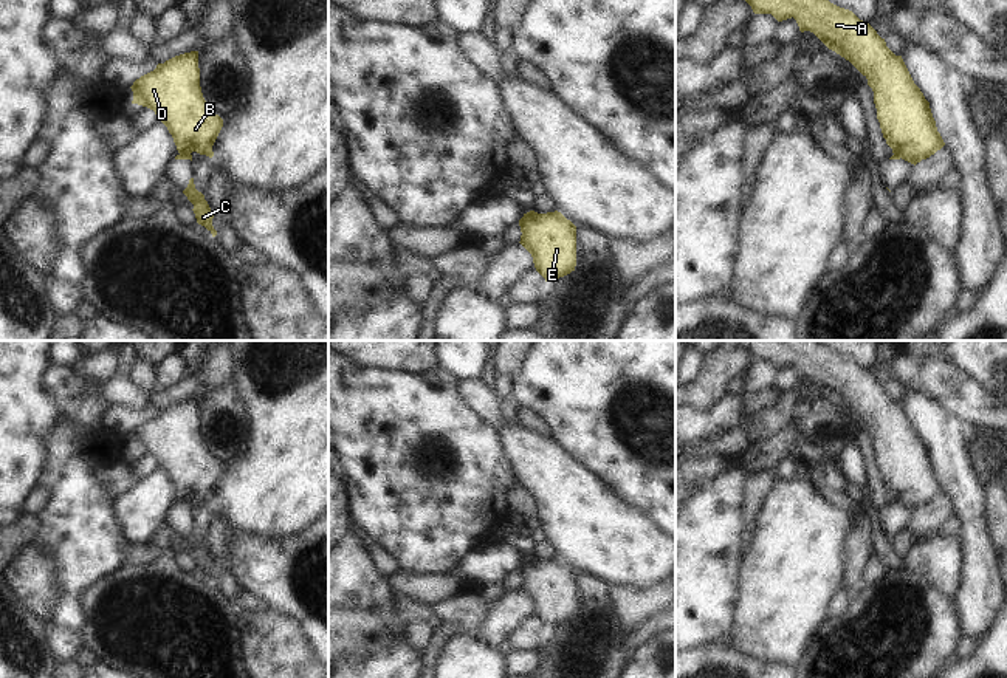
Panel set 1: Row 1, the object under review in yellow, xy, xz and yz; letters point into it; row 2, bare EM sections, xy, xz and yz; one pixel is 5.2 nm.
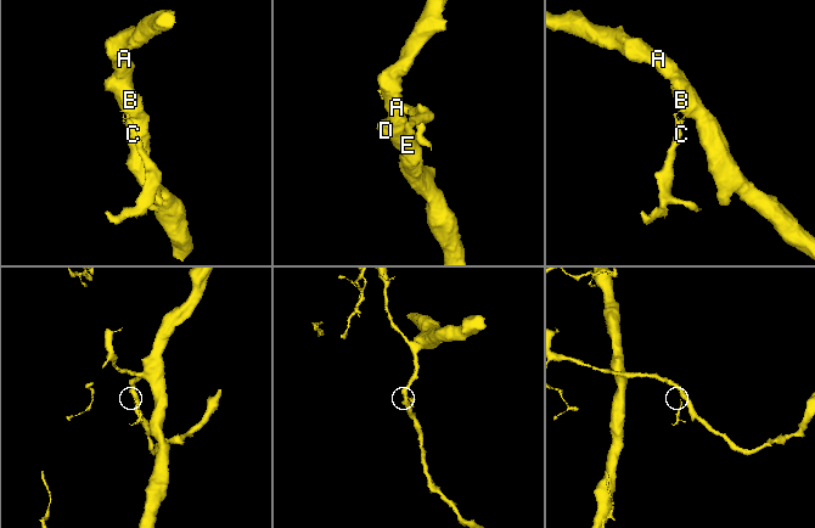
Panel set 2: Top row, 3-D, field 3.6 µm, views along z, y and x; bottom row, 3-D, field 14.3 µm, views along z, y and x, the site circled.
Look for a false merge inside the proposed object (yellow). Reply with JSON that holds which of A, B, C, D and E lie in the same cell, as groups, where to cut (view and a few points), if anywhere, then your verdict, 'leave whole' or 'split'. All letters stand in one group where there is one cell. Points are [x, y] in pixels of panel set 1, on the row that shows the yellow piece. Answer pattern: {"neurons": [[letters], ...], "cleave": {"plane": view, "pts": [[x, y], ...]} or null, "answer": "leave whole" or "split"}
{"neurons": [["A", "B", "D", "E"], ["C"]], "cleave": {"plane": "xy", "pts": [[180, 154], [188, 158]]}, "answer": "split"}

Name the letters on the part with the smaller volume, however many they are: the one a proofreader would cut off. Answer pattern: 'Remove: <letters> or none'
Remove: C

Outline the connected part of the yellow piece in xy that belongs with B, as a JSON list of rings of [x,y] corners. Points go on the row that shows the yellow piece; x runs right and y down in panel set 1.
[[[198,51],[175,56],[133,82],[132,104],[147,107],[155,111],[174,138],[177,150],[192,161],[192,152],[214,156],[212,146],[223,127],[223,119],[206,104],[200,87]]]

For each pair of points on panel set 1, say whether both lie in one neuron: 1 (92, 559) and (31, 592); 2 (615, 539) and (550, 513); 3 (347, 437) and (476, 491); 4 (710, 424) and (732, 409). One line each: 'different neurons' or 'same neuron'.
1: different neurons
2: same neuron
3: same neuron
4: same neuron

